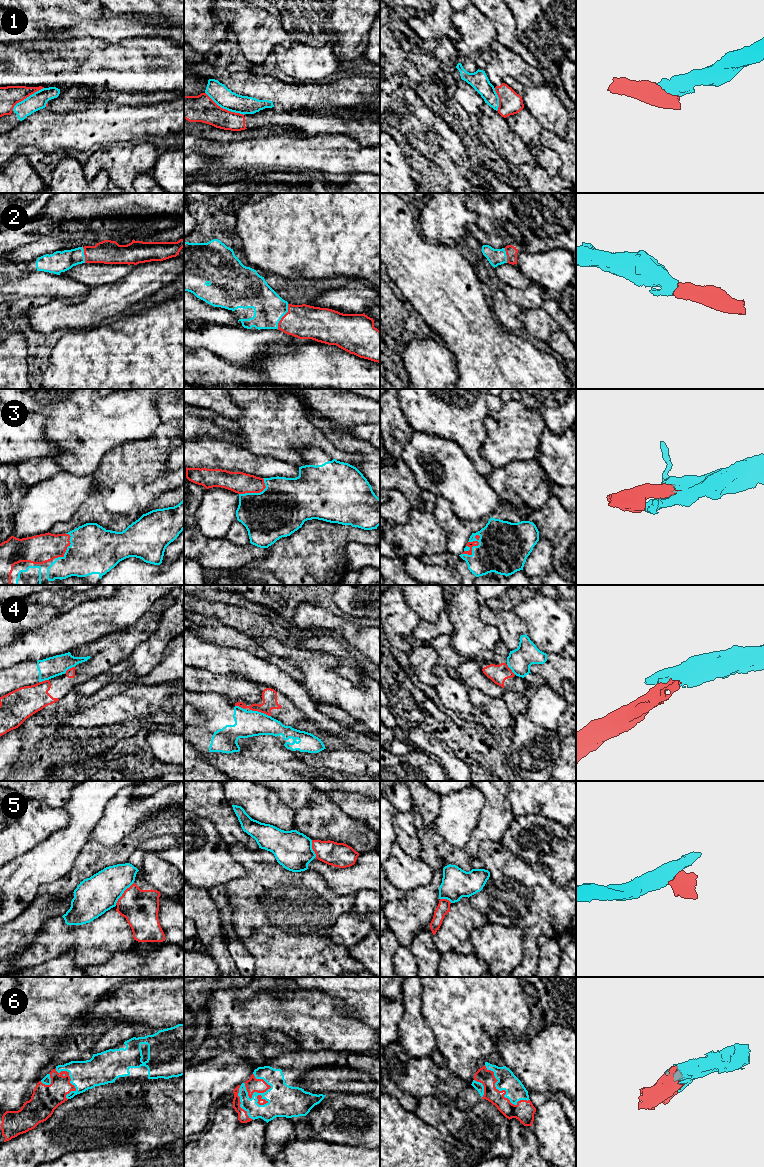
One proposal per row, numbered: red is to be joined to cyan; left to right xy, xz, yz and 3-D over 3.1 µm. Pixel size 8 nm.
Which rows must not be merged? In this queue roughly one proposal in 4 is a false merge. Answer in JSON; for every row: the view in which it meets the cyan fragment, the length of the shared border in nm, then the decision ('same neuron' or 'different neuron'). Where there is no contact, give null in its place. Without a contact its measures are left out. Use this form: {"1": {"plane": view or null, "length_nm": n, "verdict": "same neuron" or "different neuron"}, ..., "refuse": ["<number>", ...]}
{"1": {"plane": "xz", "length_nm": 360, "verdict": "different neuron"}, "2": {"plane": "xz", "length_nm": 220, "verdict": "same neuron"}, "3": {"plane": "yz", "length_nm": 220, "verdict": "same neuron"}, "4": {"plane": "xz", "length_nm": 180, "verdict": "different neuron"}, "5": {"plane": "xy", "length_nm": 240, "verdict": "different neuron"}, "6": {"plane": "xz", "length_nm": 280, "verdict": "same neuron"}, "refuse": ["1", "4", "5"]}

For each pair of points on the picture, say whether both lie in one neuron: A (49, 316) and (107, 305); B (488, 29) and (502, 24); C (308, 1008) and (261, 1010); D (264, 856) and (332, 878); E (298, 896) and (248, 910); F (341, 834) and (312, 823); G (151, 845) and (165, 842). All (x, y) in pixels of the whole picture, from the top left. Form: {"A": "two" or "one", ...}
{"A": "one", "B": "two", "C": "one", "D": "two", "E": "one", "F": "one", "G": "one"}

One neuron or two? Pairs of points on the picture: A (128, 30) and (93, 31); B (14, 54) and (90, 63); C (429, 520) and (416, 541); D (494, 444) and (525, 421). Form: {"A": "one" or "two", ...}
{"A": "one", "B": "one", "C": "one", "D": "one"}

